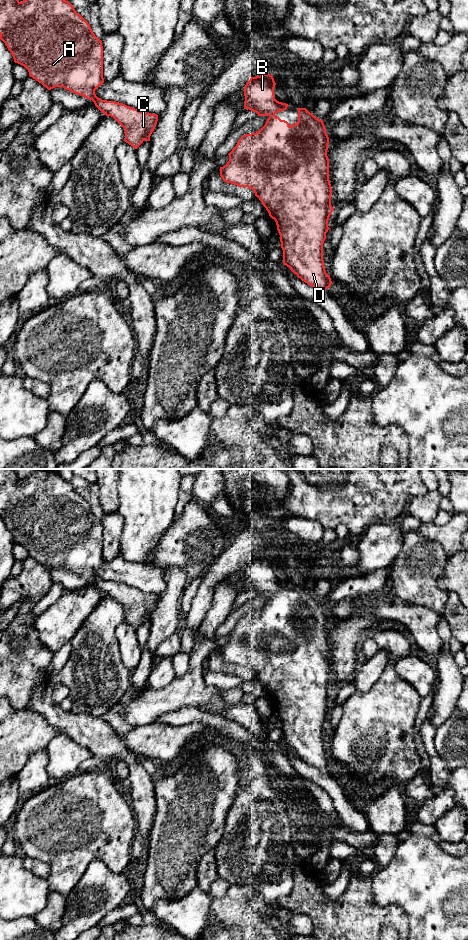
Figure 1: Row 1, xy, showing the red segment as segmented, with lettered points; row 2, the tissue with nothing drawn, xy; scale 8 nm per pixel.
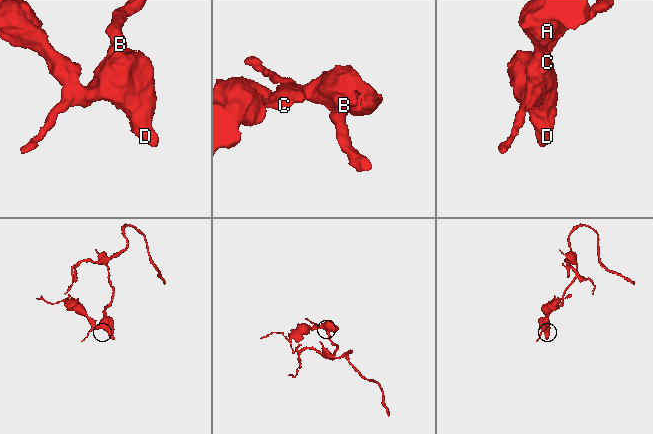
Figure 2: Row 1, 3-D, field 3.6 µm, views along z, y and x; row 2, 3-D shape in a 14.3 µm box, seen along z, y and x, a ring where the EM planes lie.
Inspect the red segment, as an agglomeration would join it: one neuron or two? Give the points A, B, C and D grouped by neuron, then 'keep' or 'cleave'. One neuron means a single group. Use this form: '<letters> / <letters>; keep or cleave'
A B C D; keep

